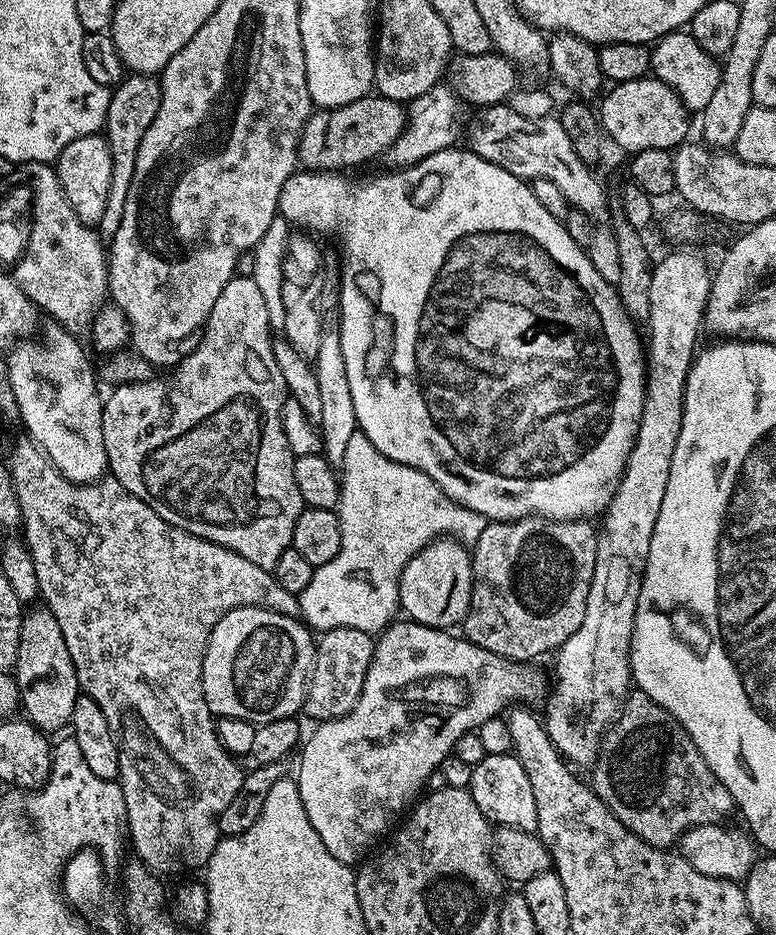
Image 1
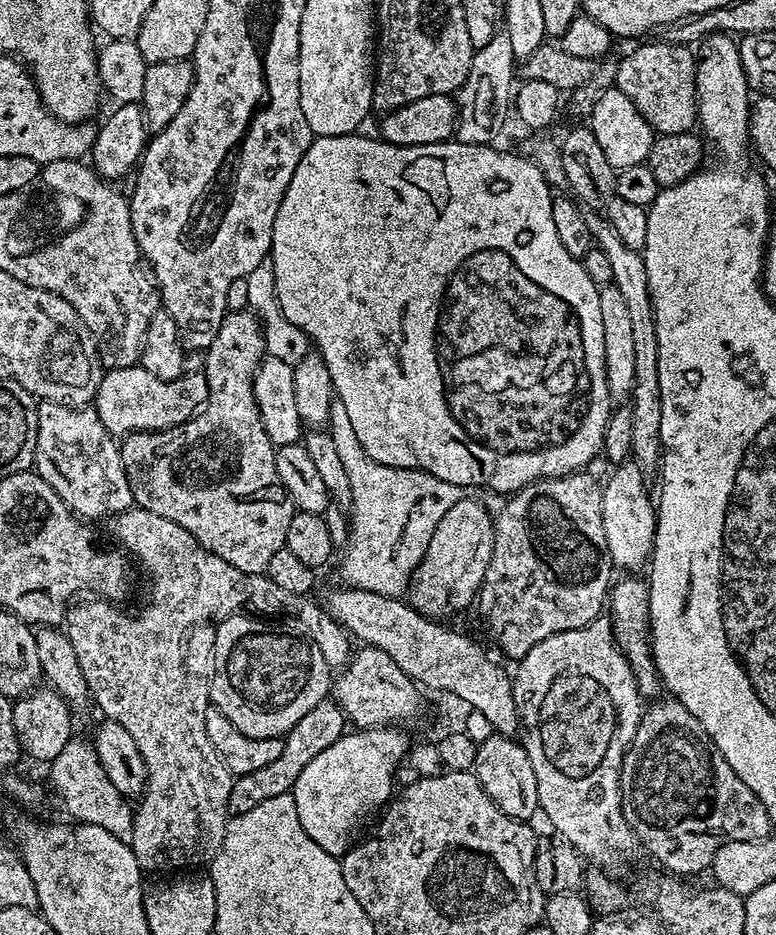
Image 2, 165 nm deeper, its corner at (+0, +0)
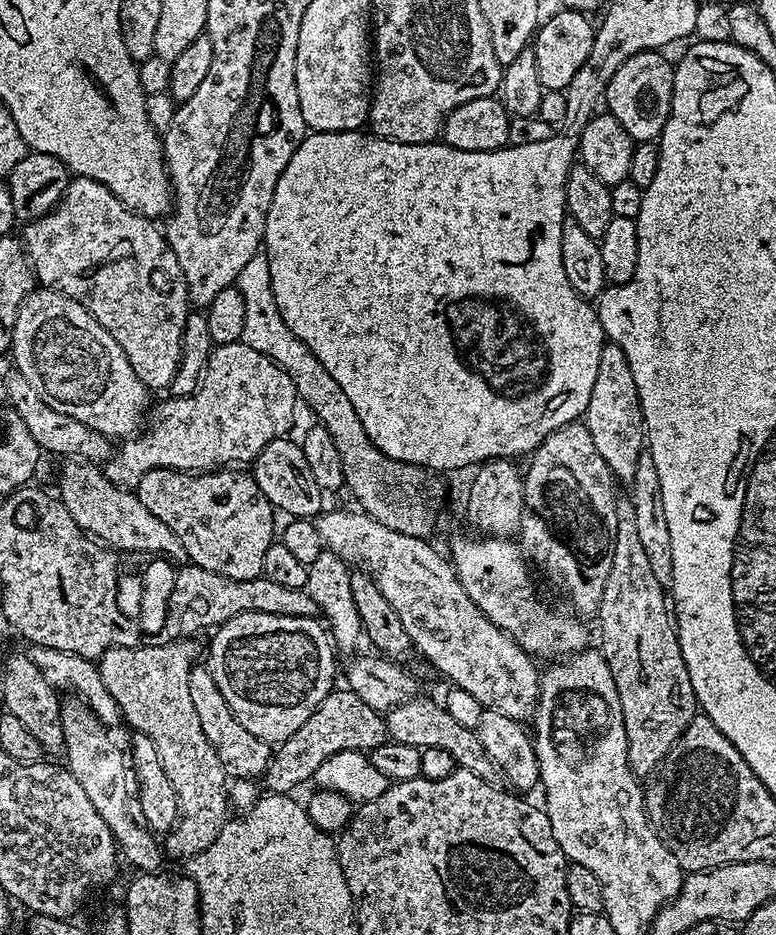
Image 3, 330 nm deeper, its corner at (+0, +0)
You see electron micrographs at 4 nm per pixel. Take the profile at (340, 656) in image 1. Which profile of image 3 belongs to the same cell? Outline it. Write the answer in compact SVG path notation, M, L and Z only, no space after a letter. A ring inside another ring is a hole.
M424 699L408 700L405 704L399 704L398 707L387 713L386 723L389 737L421 750L425 748L446 750L446 754L450 754L450 758L454 758L459 767L470 770L470 774L478 774L478 778L482 778L486 782L499 785L502 780L500 767L492 761L490 754L486 754L475 728L461 726L444 709L443 703L436 701L435 704L432 700Z

